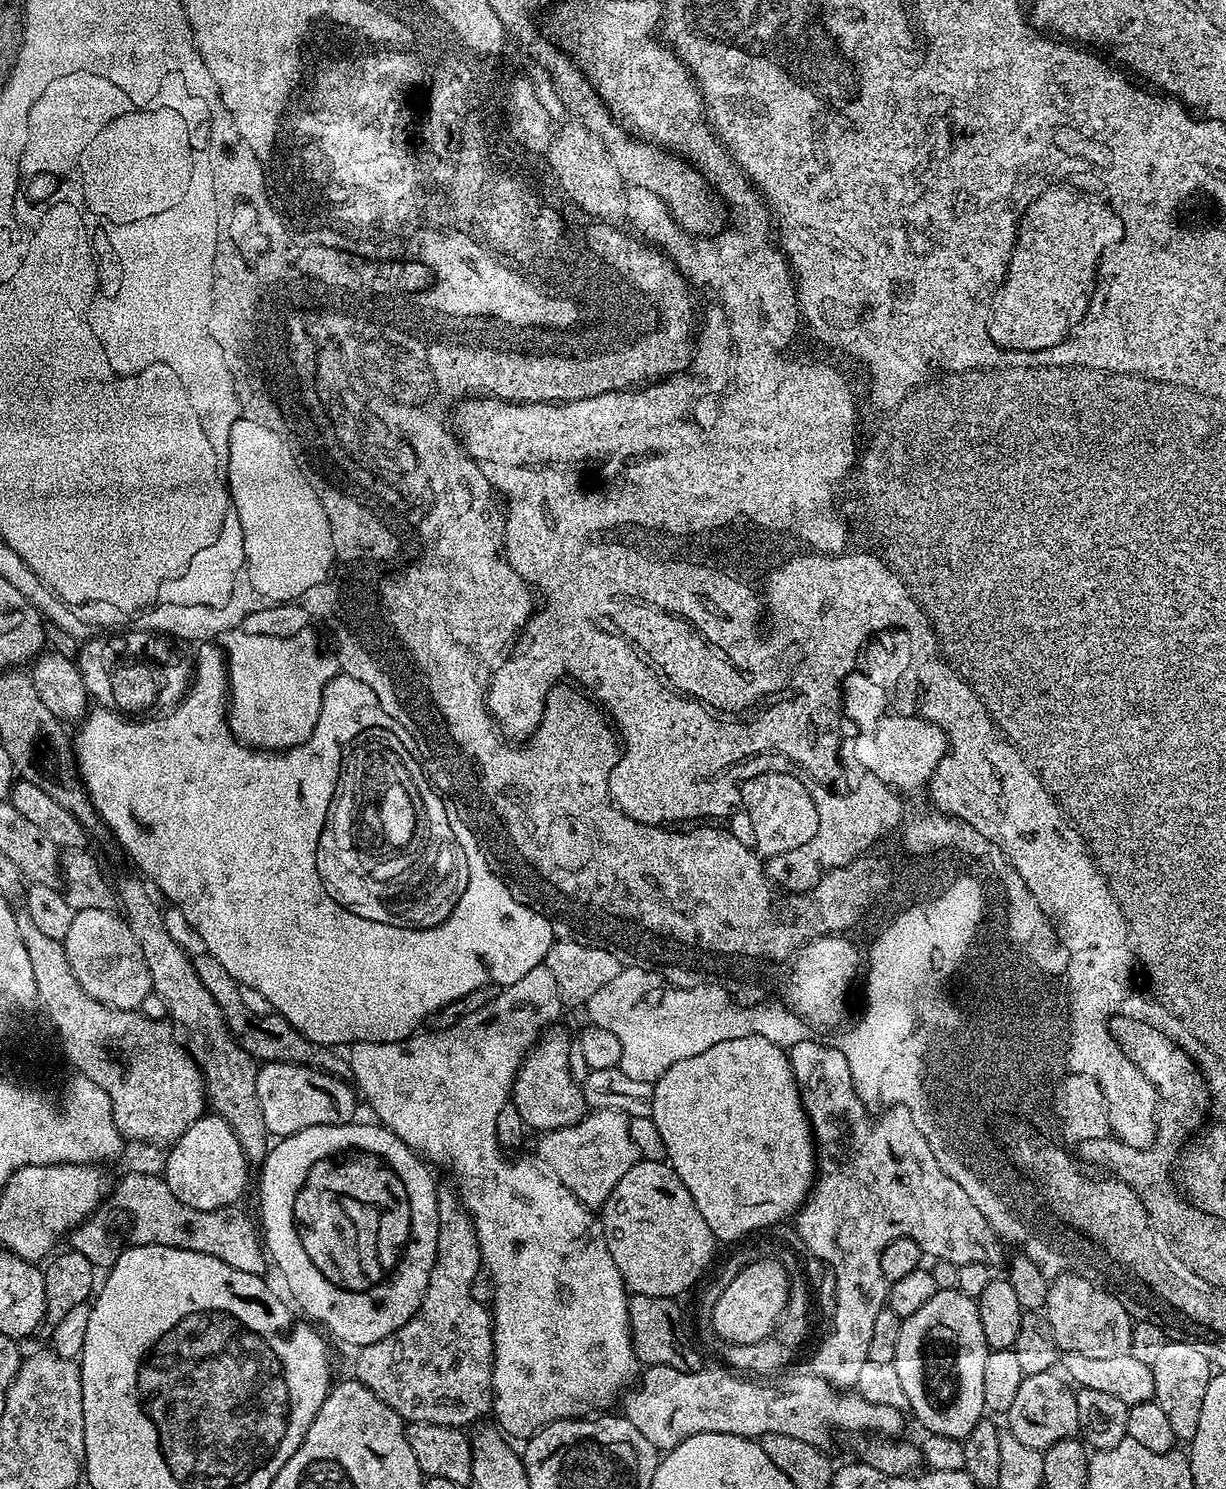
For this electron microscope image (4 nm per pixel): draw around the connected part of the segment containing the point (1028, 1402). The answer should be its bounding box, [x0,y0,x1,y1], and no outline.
[1006,1371,1081,1452]

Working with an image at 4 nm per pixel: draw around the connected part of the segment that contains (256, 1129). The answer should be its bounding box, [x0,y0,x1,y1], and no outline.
[114,875,270,1166]

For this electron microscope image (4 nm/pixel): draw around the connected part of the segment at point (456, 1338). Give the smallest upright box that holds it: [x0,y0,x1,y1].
[355,1183,492,1429]

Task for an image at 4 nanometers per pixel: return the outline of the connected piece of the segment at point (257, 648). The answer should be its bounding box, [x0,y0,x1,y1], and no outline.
[218,628,336,750]

